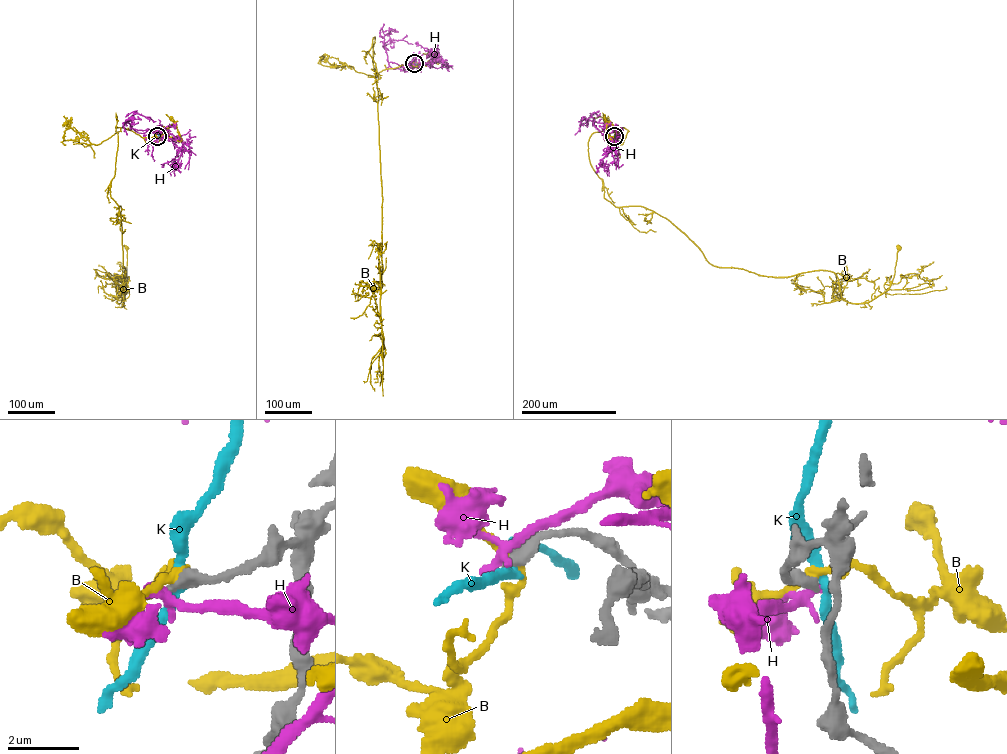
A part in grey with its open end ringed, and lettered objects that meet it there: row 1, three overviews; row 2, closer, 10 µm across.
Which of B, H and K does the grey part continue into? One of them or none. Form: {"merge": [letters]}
{"merge": []}

